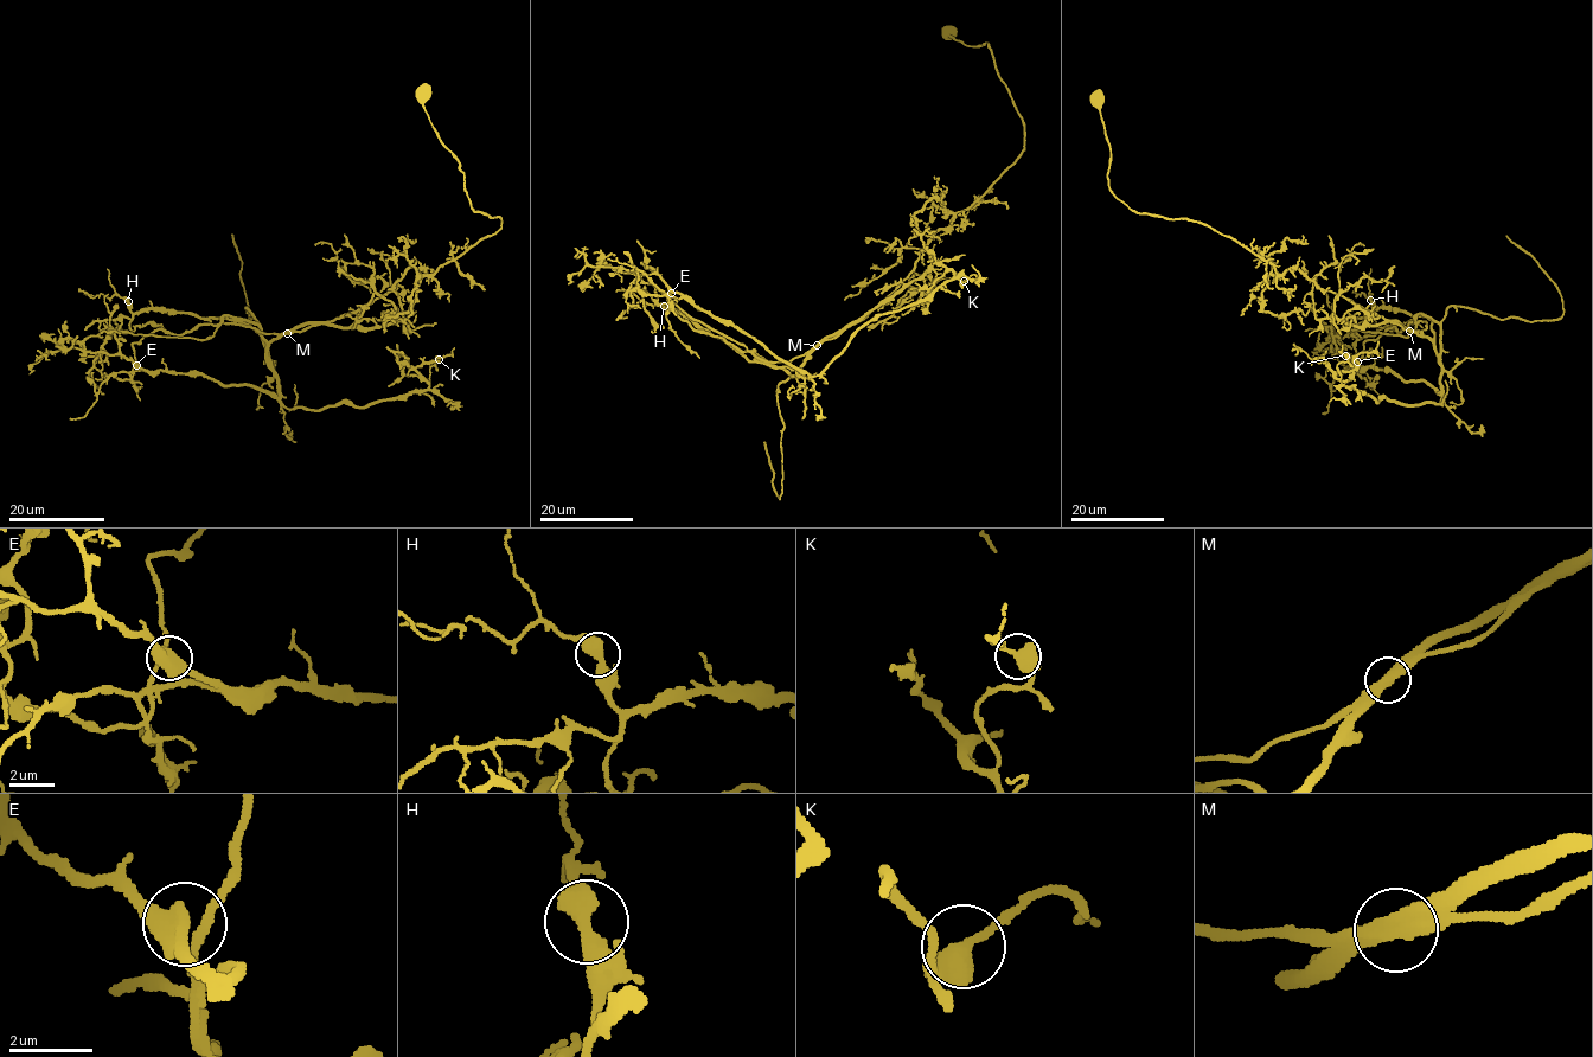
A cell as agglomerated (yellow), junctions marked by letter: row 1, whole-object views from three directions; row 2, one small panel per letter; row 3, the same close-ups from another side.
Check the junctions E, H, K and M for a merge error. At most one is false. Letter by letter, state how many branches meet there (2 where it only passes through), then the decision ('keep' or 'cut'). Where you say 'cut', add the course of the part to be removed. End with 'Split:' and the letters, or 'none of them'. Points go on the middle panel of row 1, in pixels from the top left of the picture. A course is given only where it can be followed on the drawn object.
E: branches 2; keep
H: branches 2; keep
K: branches 2; keep
M: branches 2; cut; course (817, 346), (881, 302), (934, 232), (971, 206), (1024, 148), (1022, 116), (986, 42), (967, 45), (951, 34)
Split: M

